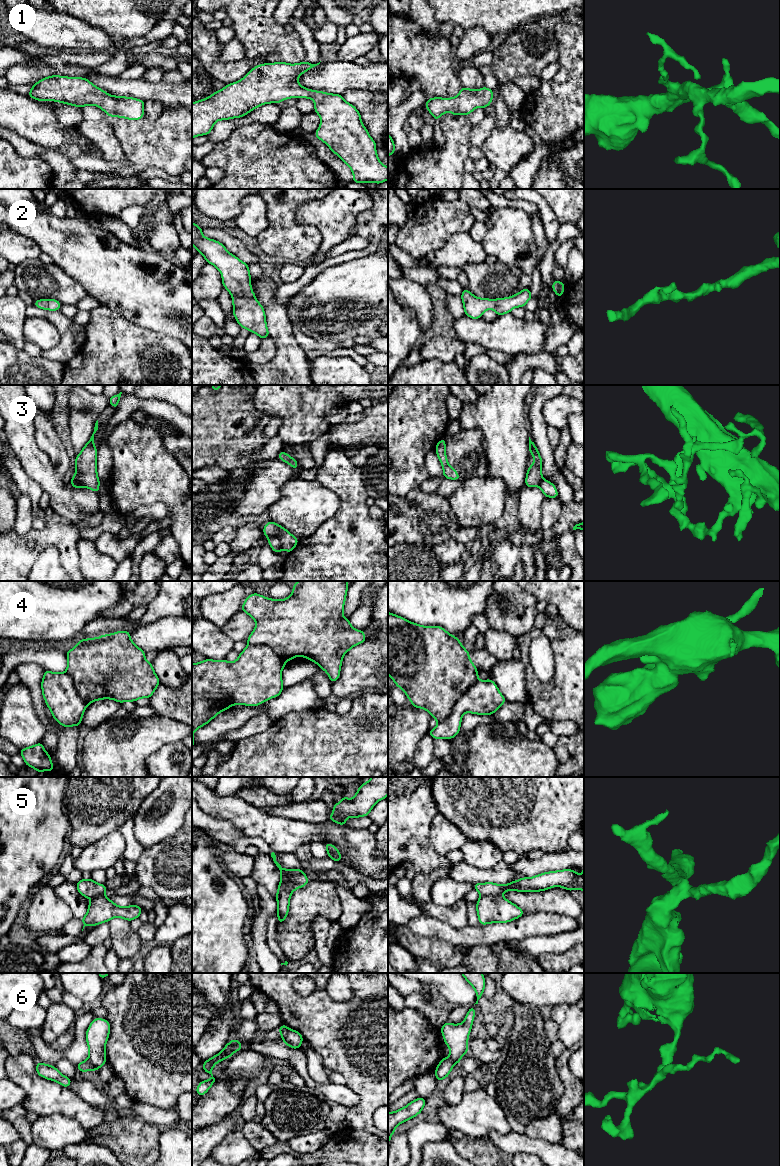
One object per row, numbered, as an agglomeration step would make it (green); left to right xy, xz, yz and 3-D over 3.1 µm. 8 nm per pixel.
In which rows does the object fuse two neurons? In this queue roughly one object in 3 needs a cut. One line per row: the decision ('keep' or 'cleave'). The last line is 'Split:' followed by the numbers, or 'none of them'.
1: keep
2: keep
3: cleave
4: cleave
5: cleave
6: cleave
Split: 3, 4, 5, 6

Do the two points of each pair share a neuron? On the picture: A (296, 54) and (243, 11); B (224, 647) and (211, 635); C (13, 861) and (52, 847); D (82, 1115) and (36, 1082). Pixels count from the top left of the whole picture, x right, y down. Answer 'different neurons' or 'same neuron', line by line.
A: same neuron
B: same neuron
C: same neuron
D: same neuron

